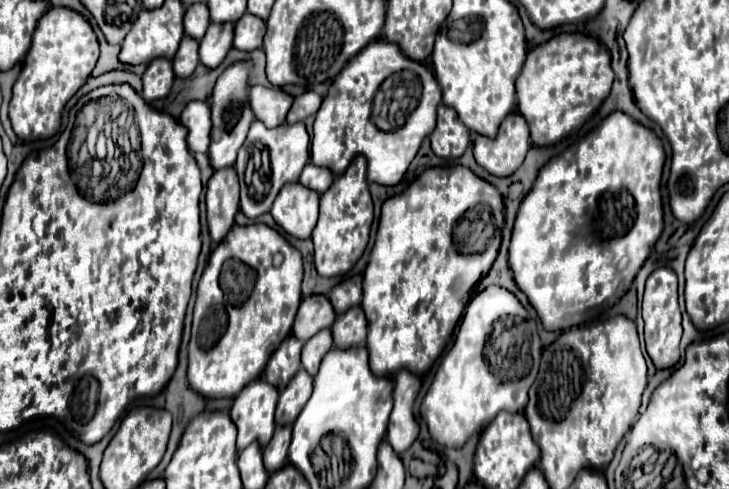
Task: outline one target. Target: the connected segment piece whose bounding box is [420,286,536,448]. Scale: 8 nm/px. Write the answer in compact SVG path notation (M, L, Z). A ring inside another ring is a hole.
M488 286L470 300L462 316L456 340L452 348L444 354L434 374L434 380L420 404L420 416L424 418L430 438L434 442L448 448L462 448L466 440L472 434L482 432L500 410L524 412L529 388L536 379L534 372L516 382L500 382L498 378L494 378L494 374L488 370L482 358L482 348L486 336L492 332L492 322L498 320L500 314L522 316L524 310L526 308L518 302L518 298L500 286Z

